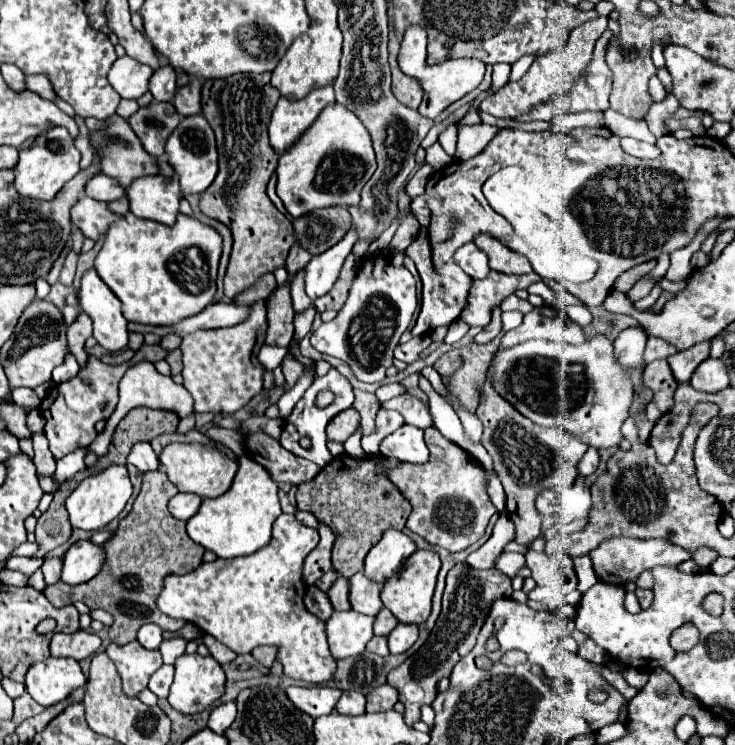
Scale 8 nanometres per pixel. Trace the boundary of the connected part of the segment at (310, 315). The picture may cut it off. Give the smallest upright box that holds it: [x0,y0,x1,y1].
[294,305,316,339]

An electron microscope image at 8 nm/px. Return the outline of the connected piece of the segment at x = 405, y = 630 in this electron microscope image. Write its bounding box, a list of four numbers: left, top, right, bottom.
[388,623,418,655]

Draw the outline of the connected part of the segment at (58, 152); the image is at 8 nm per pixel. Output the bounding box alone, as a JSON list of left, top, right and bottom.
[14,127,80,201]

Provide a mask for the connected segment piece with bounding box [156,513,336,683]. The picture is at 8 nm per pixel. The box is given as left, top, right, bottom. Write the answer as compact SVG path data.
M282 513L274 523L272 541L268 543L268 547L256 551L256 555L246 555L240 559L216 559L212 563L202 563L186 575L168 575L164 579L164 589L160 591L156 605L168 617L194 623L204 633L216 637L238 655L246 655L258 645L276 645L276 659L282 663L286 677L306 683L330 681L336 673L336 659L332 657L326 643L326 623L310 613L304 605L306 583L302 579L302 563L316 545L318 529L306 527L294 515Z

